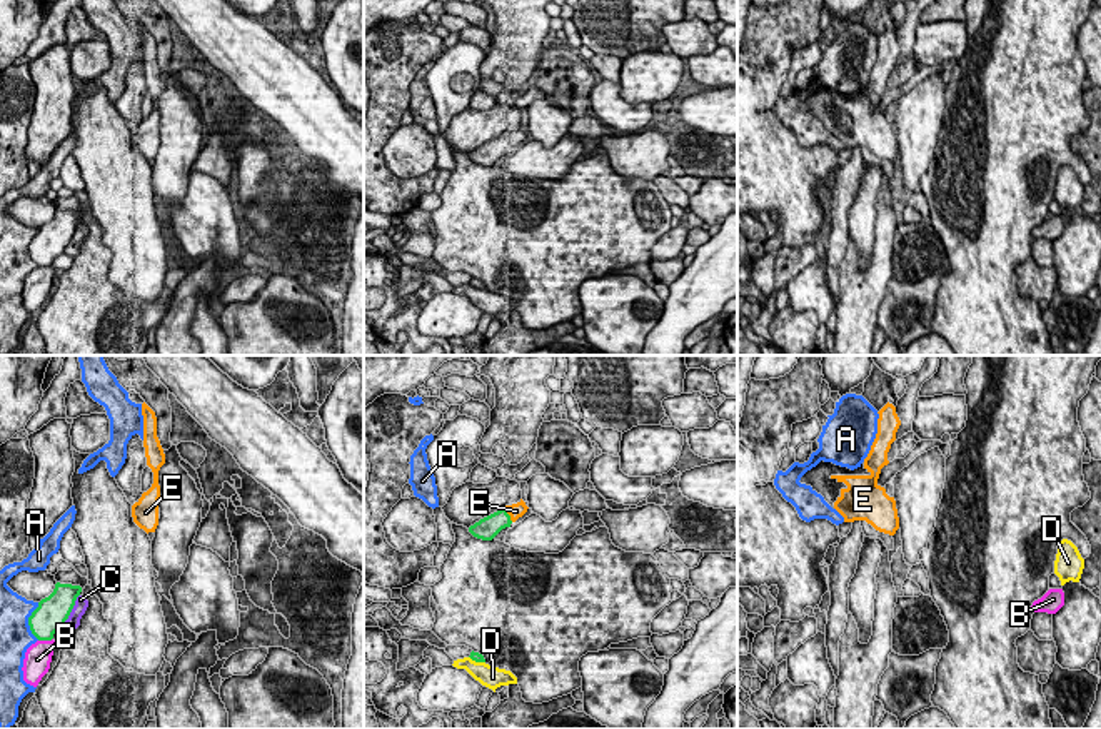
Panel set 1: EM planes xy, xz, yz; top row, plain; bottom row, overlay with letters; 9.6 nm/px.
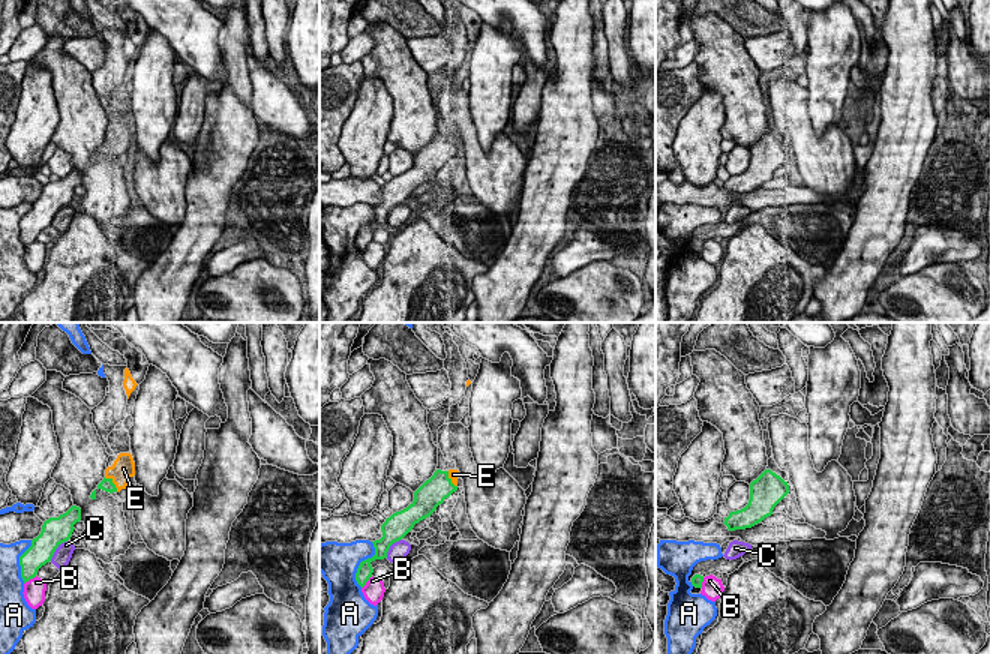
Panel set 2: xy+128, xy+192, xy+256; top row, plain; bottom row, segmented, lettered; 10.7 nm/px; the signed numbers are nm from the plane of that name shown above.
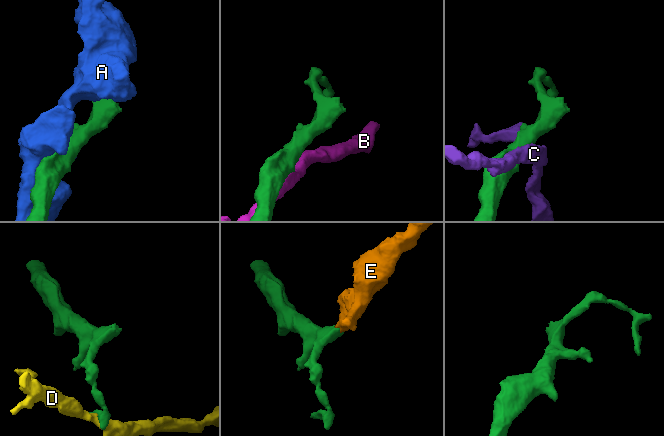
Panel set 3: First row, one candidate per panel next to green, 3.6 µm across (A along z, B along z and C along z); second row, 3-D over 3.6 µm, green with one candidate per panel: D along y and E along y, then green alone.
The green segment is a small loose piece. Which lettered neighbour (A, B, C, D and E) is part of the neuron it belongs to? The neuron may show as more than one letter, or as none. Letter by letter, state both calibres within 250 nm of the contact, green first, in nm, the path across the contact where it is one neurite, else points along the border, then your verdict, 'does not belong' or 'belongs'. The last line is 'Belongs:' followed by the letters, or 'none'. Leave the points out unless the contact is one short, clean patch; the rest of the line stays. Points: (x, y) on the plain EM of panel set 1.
A: 300/320 nm | does not belong
B: 300/260 nm | does not belong
C: 300/140 nm | does not belong
D: 90/220 nm | does not belong
E: 220/140 nm | belongs
Belongs: E

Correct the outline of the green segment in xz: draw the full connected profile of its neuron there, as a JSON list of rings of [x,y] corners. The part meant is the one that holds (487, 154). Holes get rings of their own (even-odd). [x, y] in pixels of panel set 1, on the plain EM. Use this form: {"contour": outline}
{"contour": [[[520,125],[517,130],[505,132],[504,135],[480,145],[469,153],[469,158],[482,167],[492,167],[502,155],[510,153],[519,143],[527,138],[525,128]]]}

